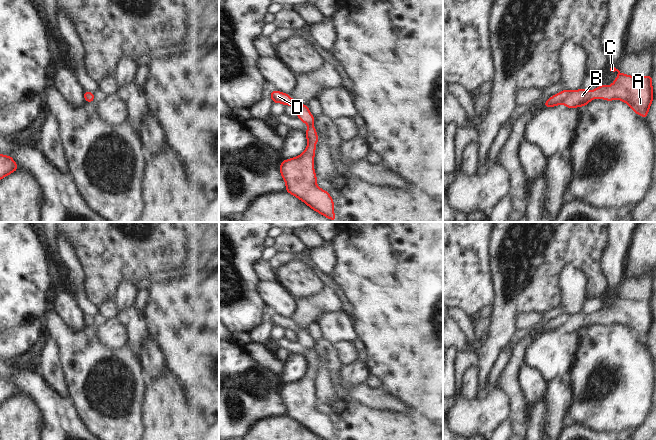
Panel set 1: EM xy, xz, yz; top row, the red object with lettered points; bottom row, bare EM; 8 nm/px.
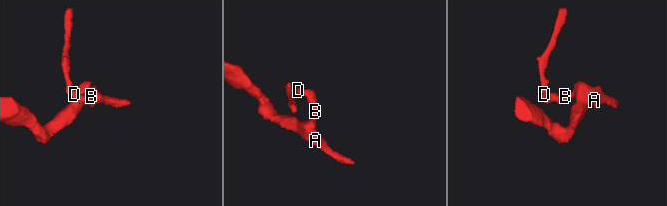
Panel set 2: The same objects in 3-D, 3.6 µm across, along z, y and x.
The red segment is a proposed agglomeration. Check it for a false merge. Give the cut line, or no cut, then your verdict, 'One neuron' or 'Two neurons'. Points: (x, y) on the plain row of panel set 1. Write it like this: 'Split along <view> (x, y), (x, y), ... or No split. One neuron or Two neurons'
No split. One neuron.

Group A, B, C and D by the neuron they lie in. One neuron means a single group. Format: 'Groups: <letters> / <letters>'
Groups: A B C D.

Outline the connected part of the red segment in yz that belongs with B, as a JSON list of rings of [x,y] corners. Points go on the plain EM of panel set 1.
[[[617,290],[608,291],[608,296],[617,295],[619,299],[613,308],[602,309],[593,315],[578,313],[576,315],[563,314],[550,321],[543,330],[554,331],[564,328],[568,332],[575,332],[587,329],[594,322],[602,322],[606,325],[614,323],[621,324],[629,329],[642,342],[646,342],[653,324],[652,301],[634,301],[621,297]]]

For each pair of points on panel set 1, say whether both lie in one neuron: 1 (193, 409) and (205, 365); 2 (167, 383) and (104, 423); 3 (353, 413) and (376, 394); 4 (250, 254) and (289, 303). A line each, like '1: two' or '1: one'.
1: two
2: two
3: two
4: two

